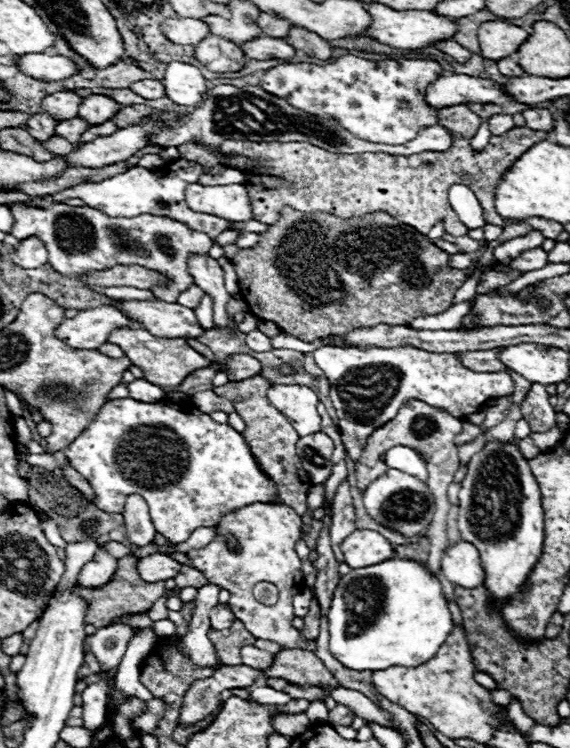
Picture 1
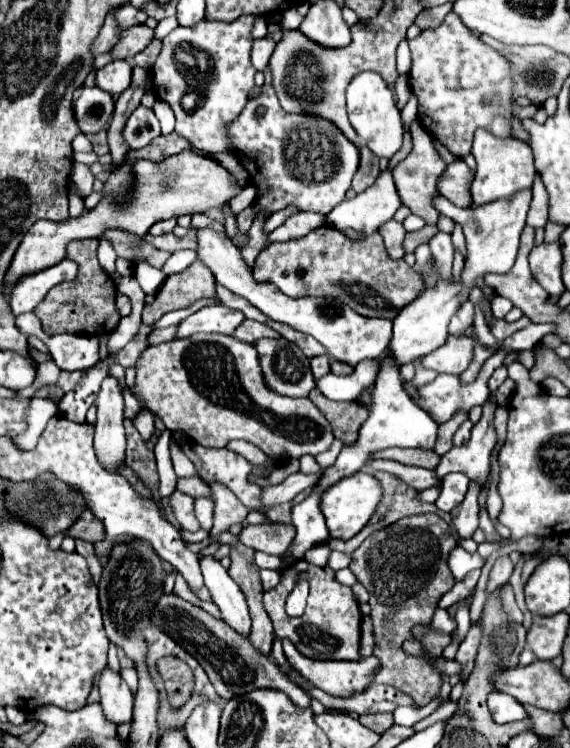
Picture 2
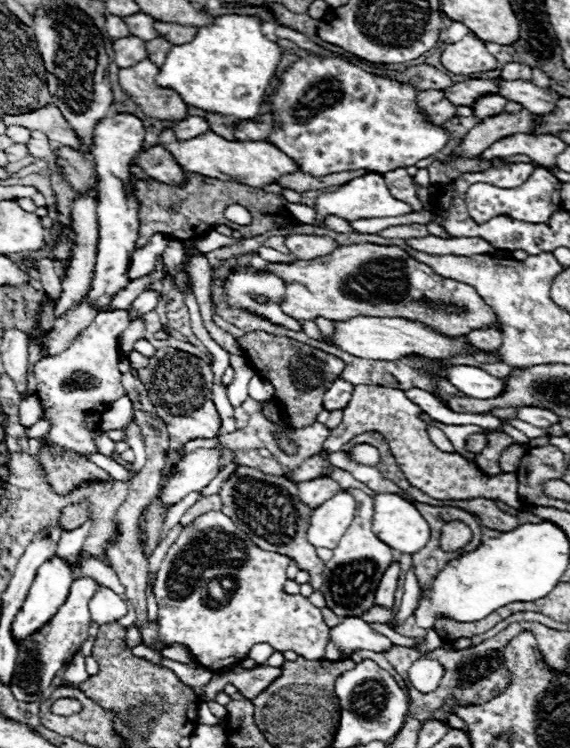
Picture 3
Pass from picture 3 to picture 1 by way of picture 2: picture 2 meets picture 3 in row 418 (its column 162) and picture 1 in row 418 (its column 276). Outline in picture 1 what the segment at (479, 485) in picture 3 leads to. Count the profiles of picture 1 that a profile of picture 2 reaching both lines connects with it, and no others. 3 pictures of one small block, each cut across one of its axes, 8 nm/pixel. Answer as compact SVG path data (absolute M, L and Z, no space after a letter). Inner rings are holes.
M408 400L400 412L396 414L394 420L390 420L388 424L384 424L382 428L374 430L366 450L362 452L362 458L356 464L356 476L358 476L358 488L364 492L366 484L370 484L370 480L376 480L378 476L382 476L382 472L388 470L388 466L384 464L384 460L380 460L380 454L386 454L390 448L394 446L408 446L408 448L416 448L424 454L430 456L428 460L428 486L436 496L436 514L434 520L430 524L430 540L432 544L436 542L446 542L446 514L448 514L448 500L446 500L446 488L452 482L454 472L458 470L458 446L454 444L454 436L462 432L462 420L450 416L448 412L442 412L438 408L430 408L426 402L422 400Z

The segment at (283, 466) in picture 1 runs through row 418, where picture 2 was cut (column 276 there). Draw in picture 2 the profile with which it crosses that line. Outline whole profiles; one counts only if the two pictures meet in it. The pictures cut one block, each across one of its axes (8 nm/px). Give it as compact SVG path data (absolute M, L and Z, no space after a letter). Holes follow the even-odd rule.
M320 226L300 240L276 242L264 248L258 254L254 278L256 282L274 284L290 298L334 296L360 312L360 316L388 320L394 320L398 310L424 290L424 280L414 268L404 260L388 258L380 232L372 234L372 238L350 240L332 226Z

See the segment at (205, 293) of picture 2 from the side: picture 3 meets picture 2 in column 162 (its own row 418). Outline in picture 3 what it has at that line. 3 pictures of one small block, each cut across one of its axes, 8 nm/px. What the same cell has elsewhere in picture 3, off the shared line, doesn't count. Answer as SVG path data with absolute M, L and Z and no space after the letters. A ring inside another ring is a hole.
M262 330L248 332L236 340L242 346L244 356L246 356L248 364L252 366L252 370L258 376L262 376L262 380L268 380L276 390L274 400L280 406L282 416L284 416L284 424L280 424L278 432L276 432L276 444L286 454L296 454L298 446L288 438L288 434L316 422L318 412L324 410L322 396L330 388L330 384L342 374L344 362L328 352L308 346L308 344L290 340L286 336L274 336L274 334L262 332Z

